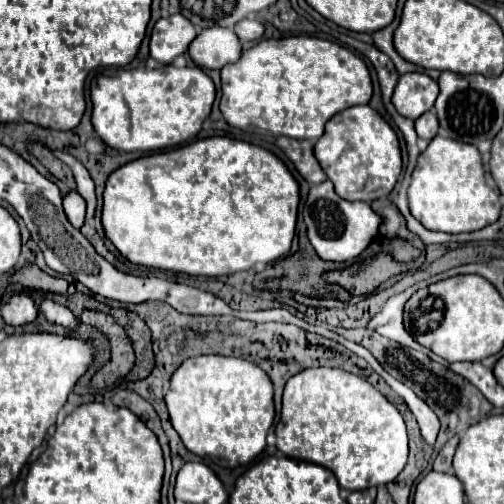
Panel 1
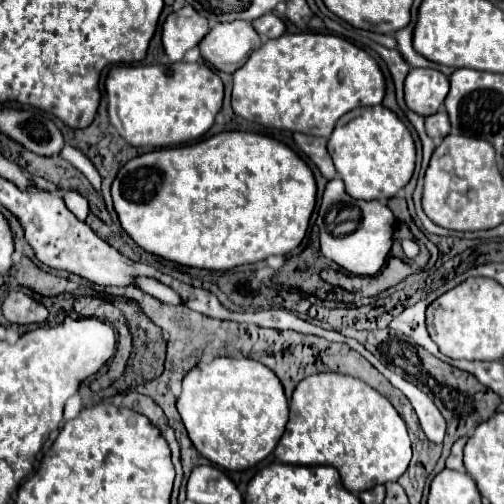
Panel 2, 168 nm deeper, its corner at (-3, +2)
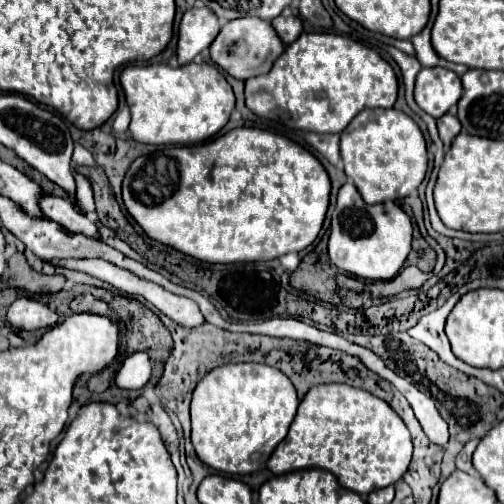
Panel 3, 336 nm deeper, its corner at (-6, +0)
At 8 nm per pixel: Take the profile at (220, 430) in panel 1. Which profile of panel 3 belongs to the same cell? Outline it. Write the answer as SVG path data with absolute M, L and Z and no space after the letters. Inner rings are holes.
M224 364L198 380L192 392L192 444L198 458L224 474L252 474L268 462L296 416L298 396L280 370L266 364Z

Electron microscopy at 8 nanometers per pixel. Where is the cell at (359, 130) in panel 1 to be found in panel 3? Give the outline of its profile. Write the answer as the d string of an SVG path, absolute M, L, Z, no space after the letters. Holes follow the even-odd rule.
M362 110L340 134L344 172L358 188L366 204L402 200L410 196L426 176L428 154L418 124L400 110Z

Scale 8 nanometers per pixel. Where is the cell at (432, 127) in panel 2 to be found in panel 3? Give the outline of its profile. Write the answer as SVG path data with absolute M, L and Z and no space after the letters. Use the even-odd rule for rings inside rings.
M446 112L442 118L438 118L438 132L440 132L440 138L444 142L444 146L448 148L454 140L454 136L462 130L458 118L454 116L454 112Z

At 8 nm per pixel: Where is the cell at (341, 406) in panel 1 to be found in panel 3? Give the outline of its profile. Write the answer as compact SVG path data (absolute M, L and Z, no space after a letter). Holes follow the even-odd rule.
M320 384L312 386L302 398L290 432L270 456L268 468L274 474L322 468L336 474L344 488L366 496L376 488L402 480L410 460L410 432L388 402L356 386Z

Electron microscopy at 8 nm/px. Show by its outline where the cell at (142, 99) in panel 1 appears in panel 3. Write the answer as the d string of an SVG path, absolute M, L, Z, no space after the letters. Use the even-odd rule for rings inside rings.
M150 64L150 66L128 66L120 74L120 86L130 108L130 136L142 144L198 144L214 136L228 122L230 112L234 110L234 92L226 78L212 64L186 64L172 68L168 64Z

